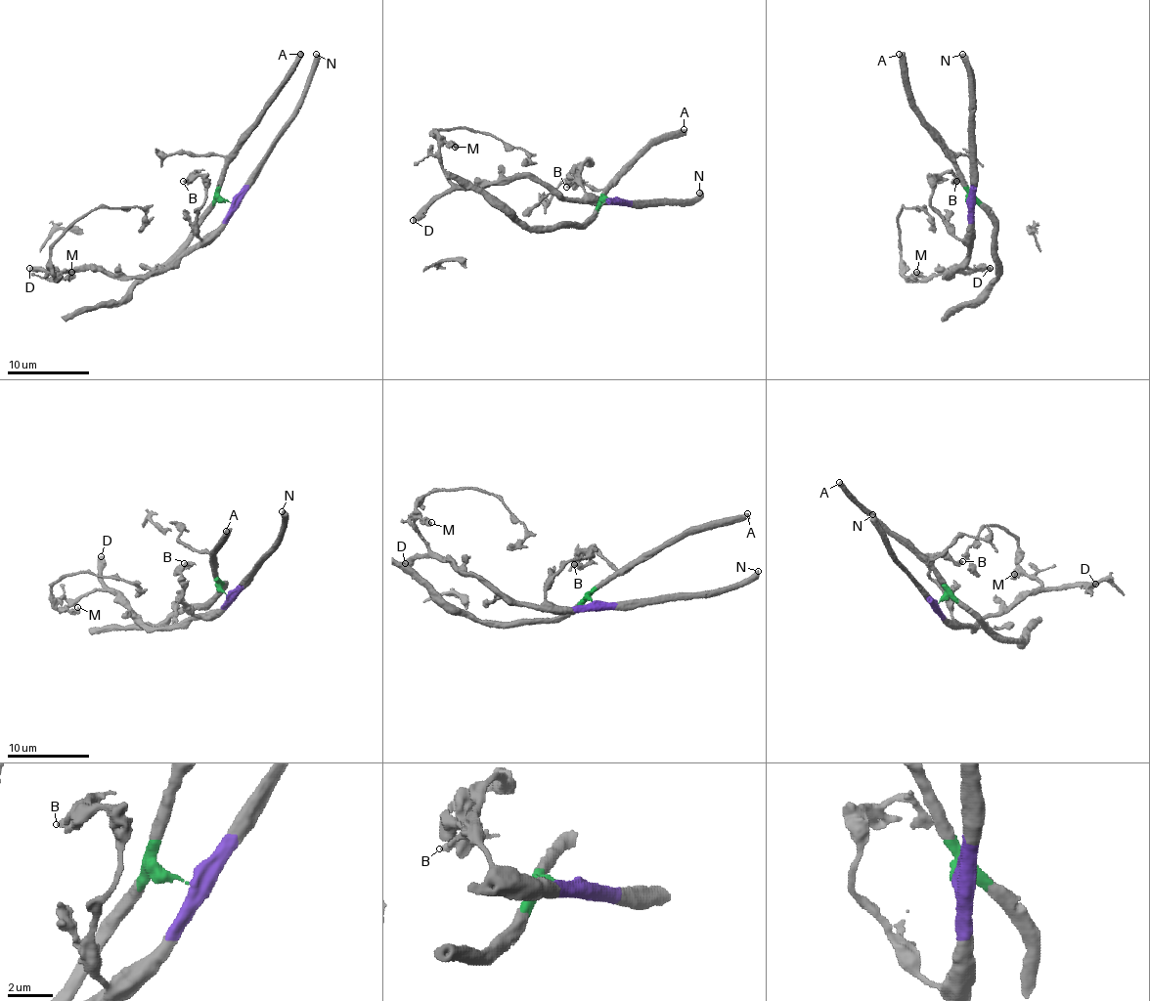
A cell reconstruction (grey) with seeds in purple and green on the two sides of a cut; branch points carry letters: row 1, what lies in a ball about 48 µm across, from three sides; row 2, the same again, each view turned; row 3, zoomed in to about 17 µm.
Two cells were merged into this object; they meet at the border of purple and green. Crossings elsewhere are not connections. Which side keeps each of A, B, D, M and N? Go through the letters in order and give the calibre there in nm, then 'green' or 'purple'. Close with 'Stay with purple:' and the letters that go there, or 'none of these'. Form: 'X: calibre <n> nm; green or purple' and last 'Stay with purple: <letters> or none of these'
A: calibre 500 nm; green
B: calibre 360 nm; purple
D: calibre 500 nm; purple
M: calibre 380 nm; purple
N: calibre 480 nm; purple
Stay with purple: B, D, M, N

